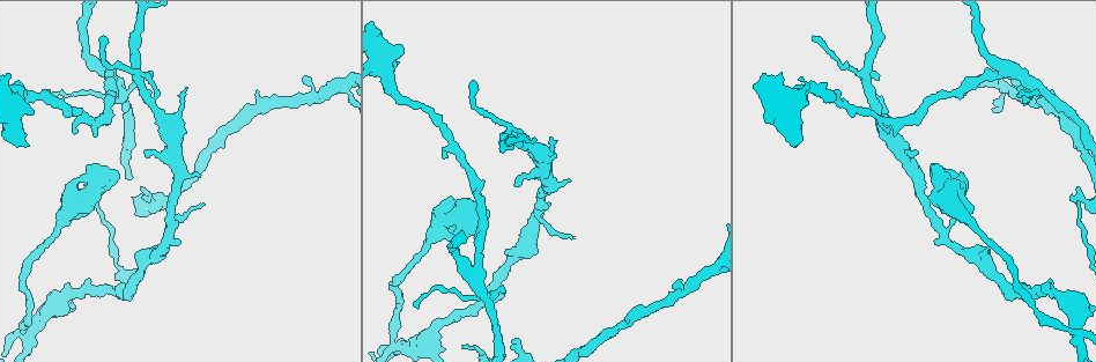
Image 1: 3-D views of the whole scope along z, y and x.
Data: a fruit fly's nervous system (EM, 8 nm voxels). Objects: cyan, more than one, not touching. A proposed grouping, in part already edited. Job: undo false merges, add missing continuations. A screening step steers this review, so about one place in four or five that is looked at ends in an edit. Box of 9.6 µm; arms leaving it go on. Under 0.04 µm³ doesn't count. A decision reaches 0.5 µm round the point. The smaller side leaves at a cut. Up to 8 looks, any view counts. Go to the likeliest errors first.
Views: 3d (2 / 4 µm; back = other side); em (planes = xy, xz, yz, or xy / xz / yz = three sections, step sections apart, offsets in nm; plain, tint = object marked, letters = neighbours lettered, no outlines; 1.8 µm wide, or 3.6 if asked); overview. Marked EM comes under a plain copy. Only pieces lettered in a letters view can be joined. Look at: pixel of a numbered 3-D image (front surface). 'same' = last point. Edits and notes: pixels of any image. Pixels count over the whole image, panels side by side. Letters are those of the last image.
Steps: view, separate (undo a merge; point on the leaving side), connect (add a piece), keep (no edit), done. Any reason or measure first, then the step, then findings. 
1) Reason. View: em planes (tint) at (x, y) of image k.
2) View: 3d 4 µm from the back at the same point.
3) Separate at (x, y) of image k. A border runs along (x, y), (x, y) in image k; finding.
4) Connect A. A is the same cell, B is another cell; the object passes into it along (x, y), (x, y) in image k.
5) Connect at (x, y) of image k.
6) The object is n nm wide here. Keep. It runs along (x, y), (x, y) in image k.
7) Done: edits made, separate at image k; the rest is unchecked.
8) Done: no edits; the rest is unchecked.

Sharp bend. View: em xz step 4 (tint) at (1081, 331) of image 1.

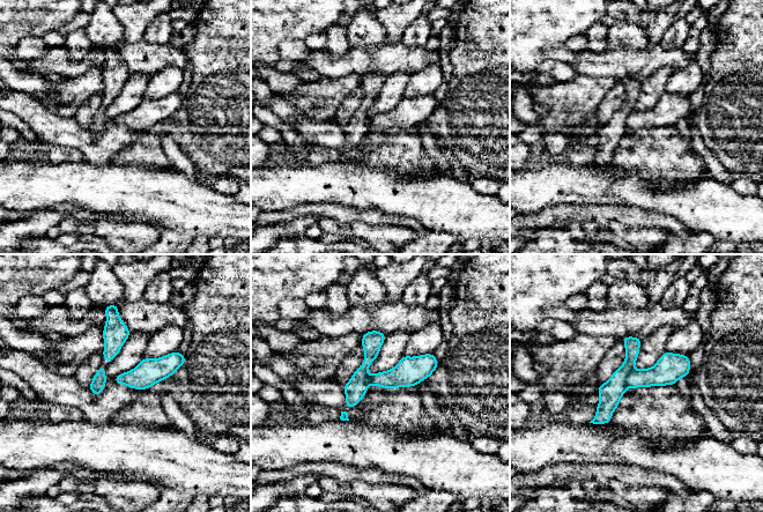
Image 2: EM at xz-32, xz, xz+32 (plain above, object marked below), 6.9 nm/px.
View: em xz step 4 (letters) at the same point.

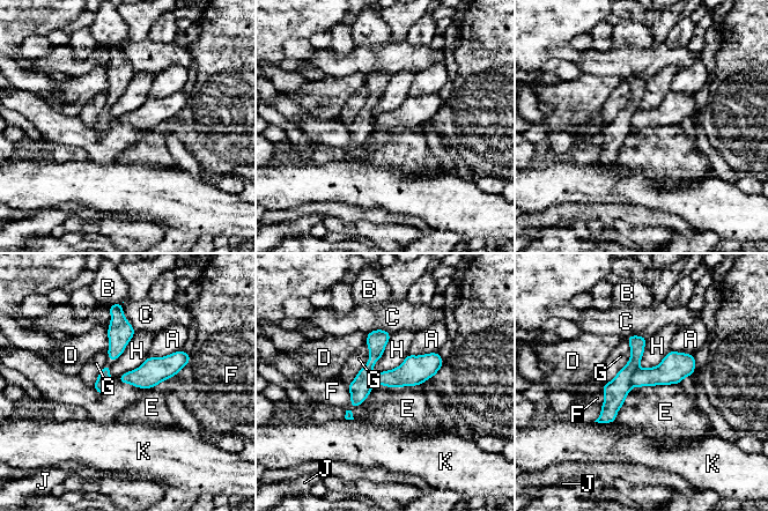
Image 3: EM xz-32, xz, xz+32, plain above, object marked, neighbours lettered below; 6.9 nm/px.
Separate at (615, 392) of image 3. A, B, C, D, E, F, G, H, J and K are other cells; the part that leaves runs along (381, 332), (348, 416) in image 3; a second neuron is stuck on.

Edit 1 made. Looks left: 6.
Thick turns thin. View: em 3.6 µm xy step 8 (letters) at (796, 97) of image 1.

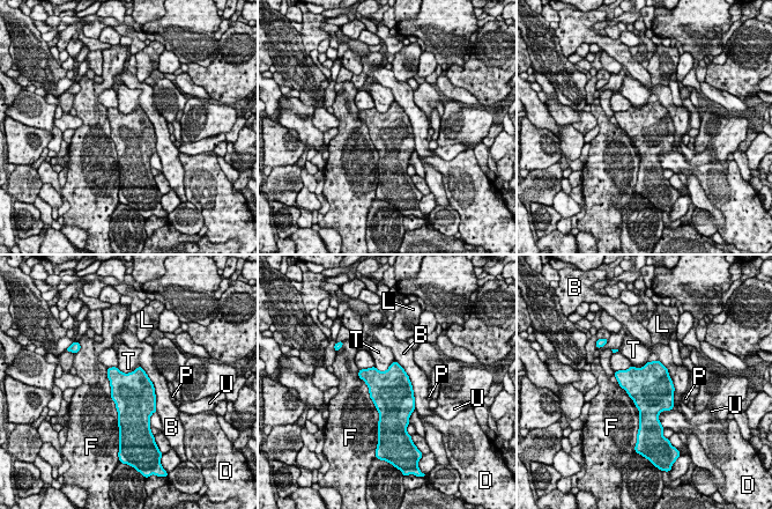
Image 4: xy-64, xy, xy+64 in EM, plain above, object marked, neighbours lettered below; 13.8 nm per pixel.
Keep. B, D, F, L, P, T and U are other cells; a border runs along (140, 366), (127, 373), (116, 367) in image 4; continuous, no second neuron.

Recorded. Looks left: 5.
Branch point. View: em xz step 4 (tint) at (1006, 70) of image 1.

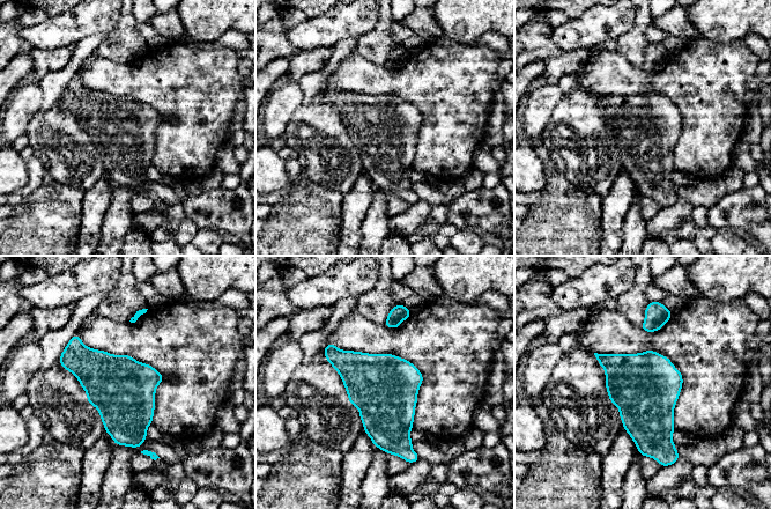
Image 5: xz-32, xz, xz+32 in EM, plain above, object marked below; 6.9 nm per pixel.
Cut it another way. View: em planes (letters) at the same point.

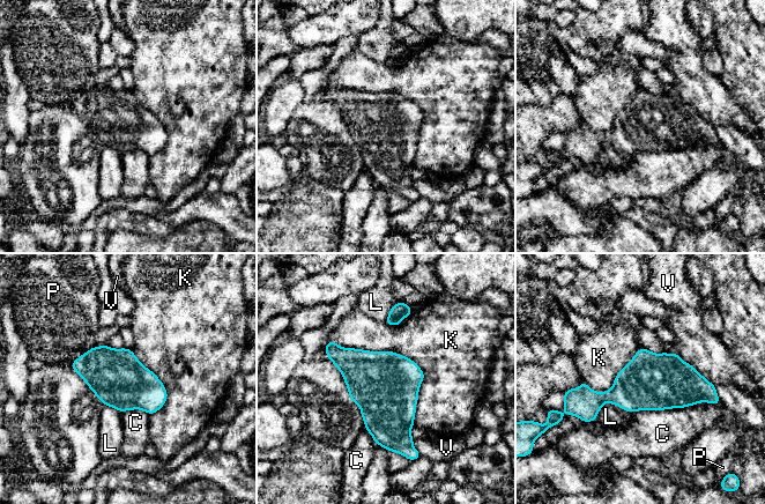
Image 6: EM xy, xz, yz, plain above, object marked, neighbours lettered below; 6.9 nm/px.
Keep. C, K, L, P and V are other cells; a border runs along (328, 340), (409, 357), (414, 424) in image 6; all the same neuron.

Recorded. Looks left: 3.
Done: edits made, separate at image 3; the rest is unchecked.

